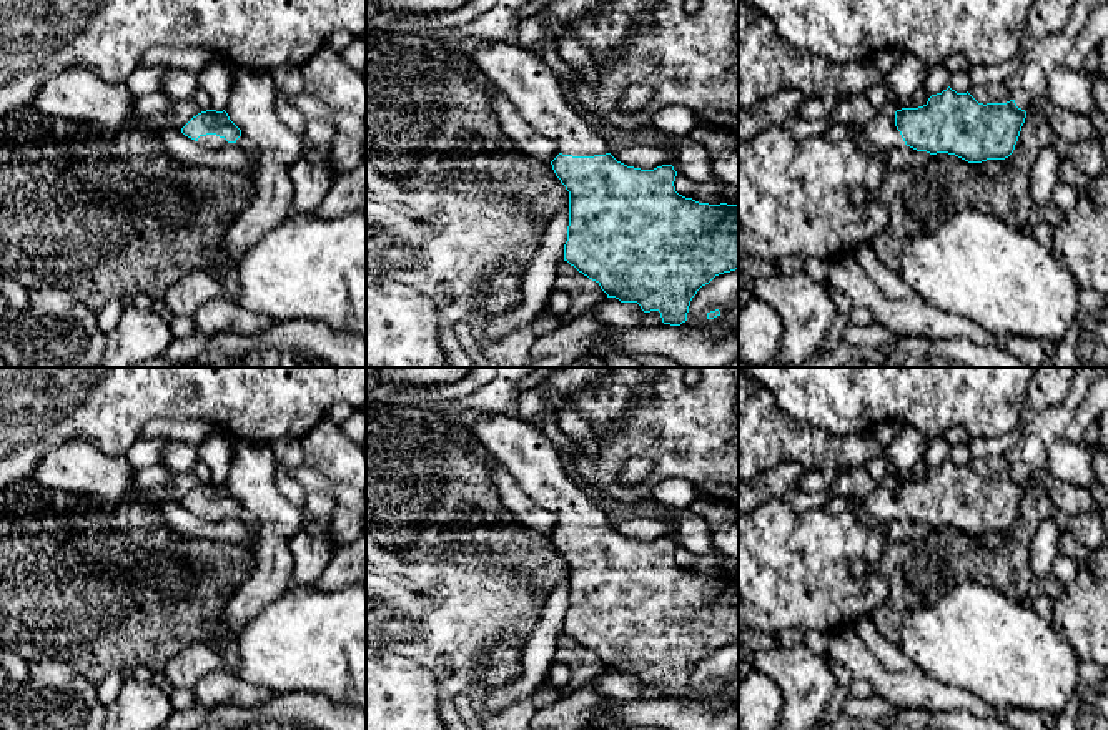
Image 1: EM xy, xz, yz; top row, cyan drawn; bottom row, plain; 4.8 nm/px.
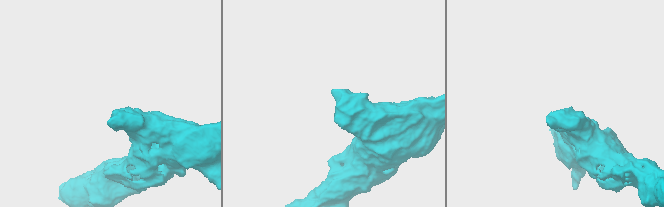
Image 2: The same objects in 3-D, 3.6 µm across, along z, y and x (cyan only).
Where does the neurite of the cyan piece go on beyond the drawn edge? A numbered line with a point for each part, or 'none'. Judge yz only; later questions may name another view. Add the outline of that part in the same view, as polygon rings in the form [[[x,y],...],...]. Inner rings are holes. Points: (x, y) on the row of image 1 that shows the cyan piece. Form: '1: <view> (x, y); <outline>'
1: yz (880, 132); [[[878,110],[875,116],[860,126],[868,143],[878,151],[887,153],[905,146],[900,131],[895,126],[895,111]]]

